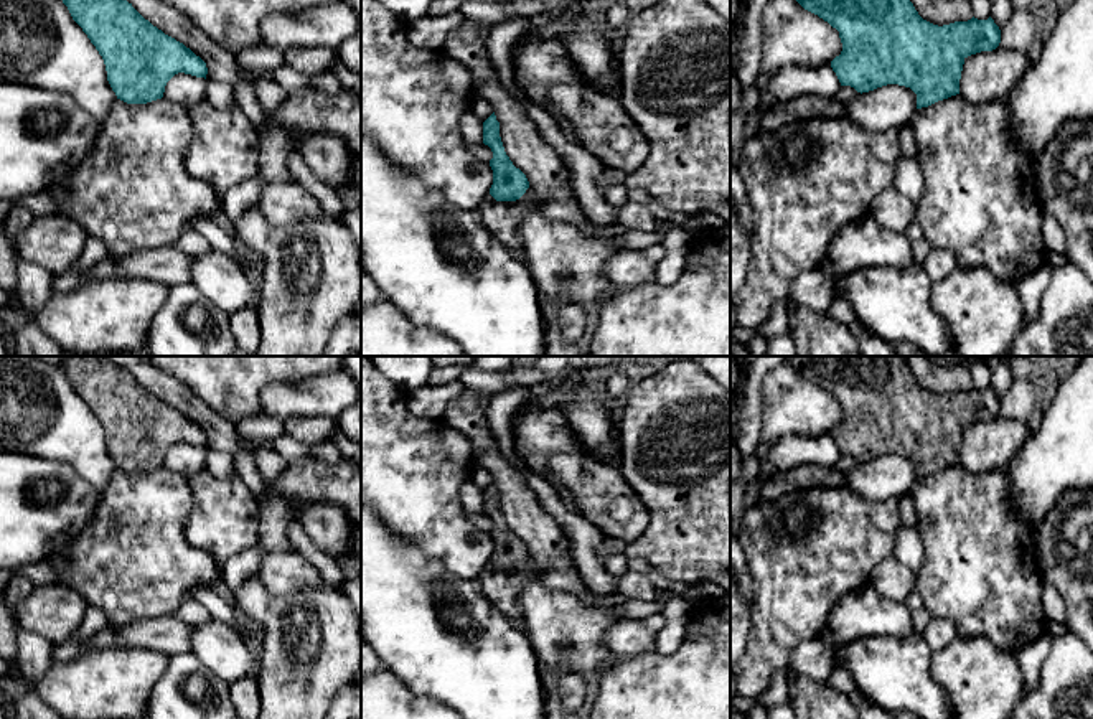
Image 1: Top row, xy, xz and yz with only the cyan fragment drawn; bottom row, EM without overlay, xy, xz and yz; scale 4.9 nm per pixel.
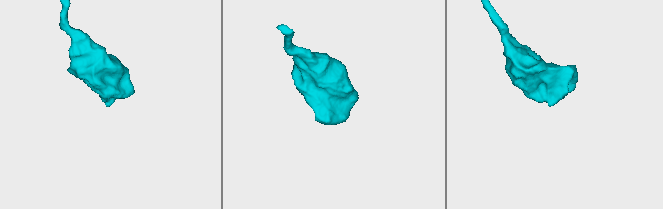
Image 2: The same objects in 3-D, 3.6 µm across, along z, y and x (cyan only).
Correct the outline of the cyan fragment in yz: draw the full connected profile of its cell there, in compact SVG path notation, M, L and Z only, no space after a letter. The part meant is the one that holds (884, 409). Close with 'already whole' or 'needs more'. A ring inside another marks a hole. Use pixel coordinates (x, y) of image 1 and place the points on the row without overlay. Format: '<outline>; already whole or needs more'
M788 356L788 361L839 401L842 421L831 437L841 455L861 463L887 453L905 455L917 463L917 478L959 463L964 429L1001 412L1001 399L991 386L943 396L923 389L902 356Z; already whole

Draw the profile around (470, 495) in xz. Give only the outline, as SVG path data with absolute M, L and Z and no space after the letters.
M471 482L460 490L460 501L467 513L483 513L483 491Z

